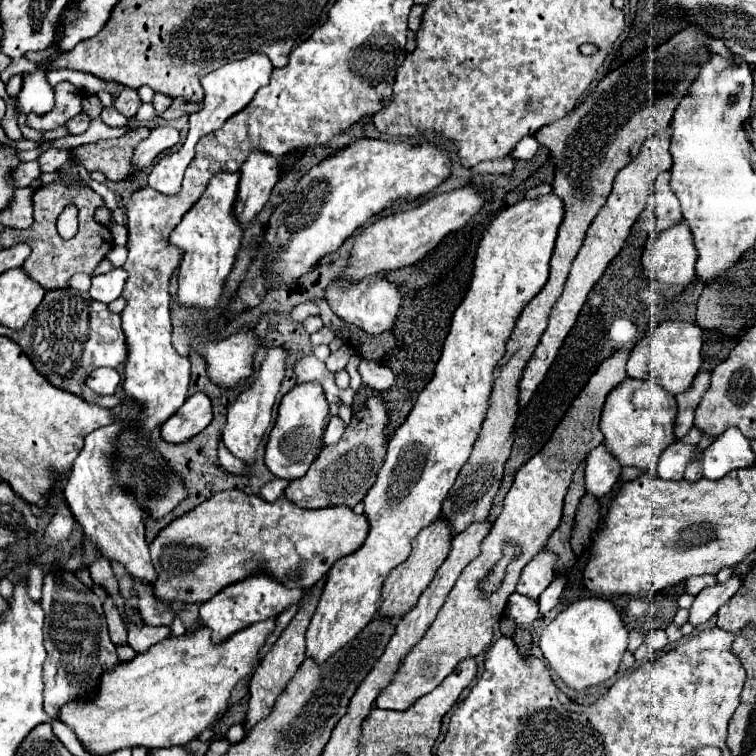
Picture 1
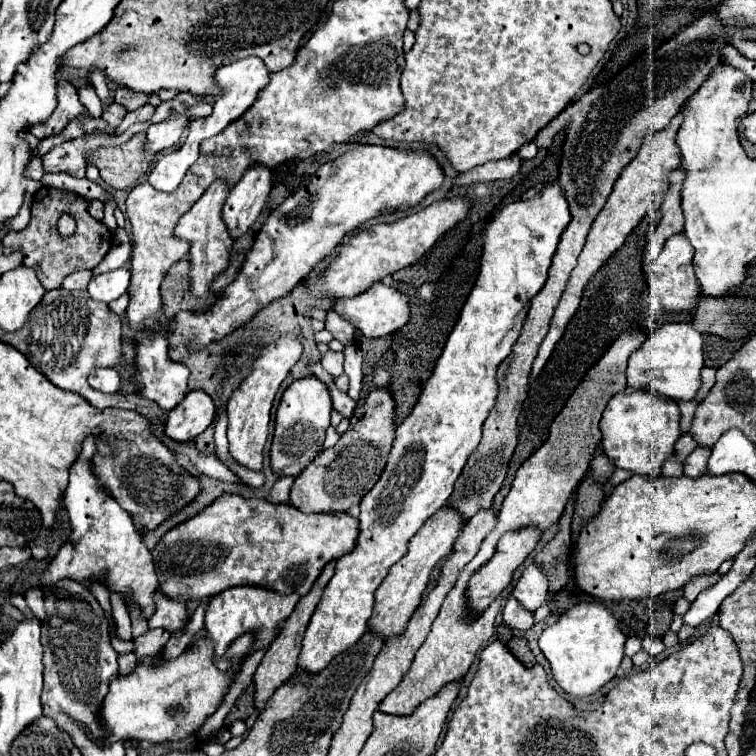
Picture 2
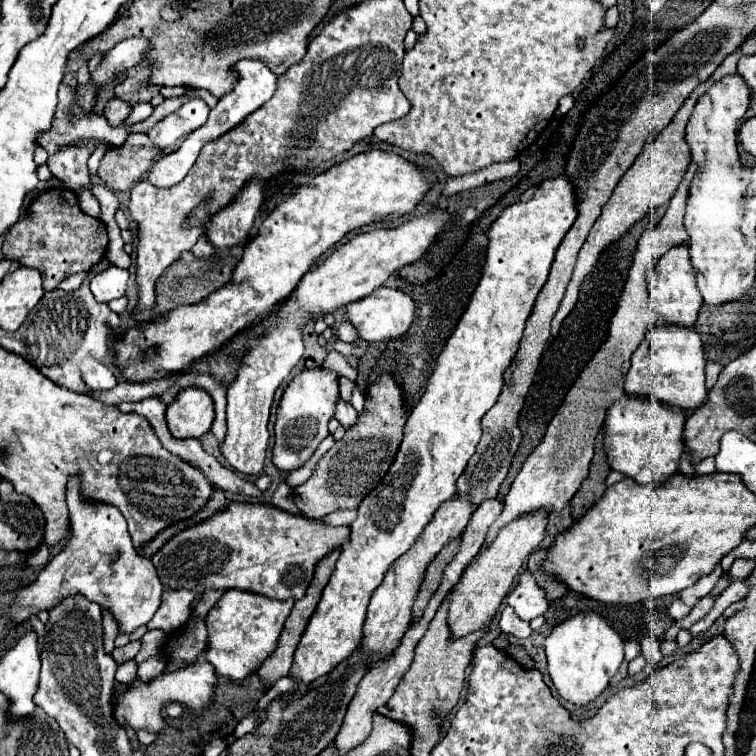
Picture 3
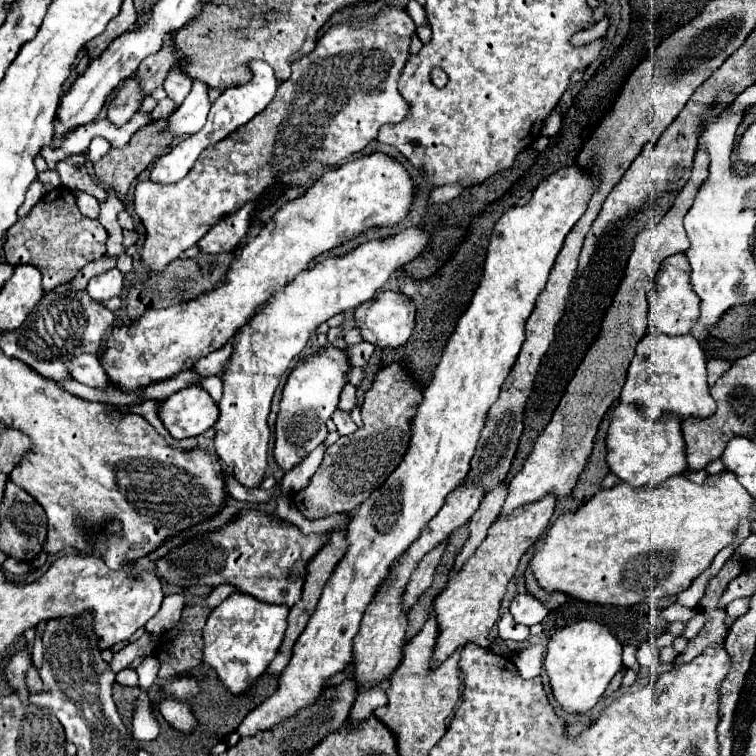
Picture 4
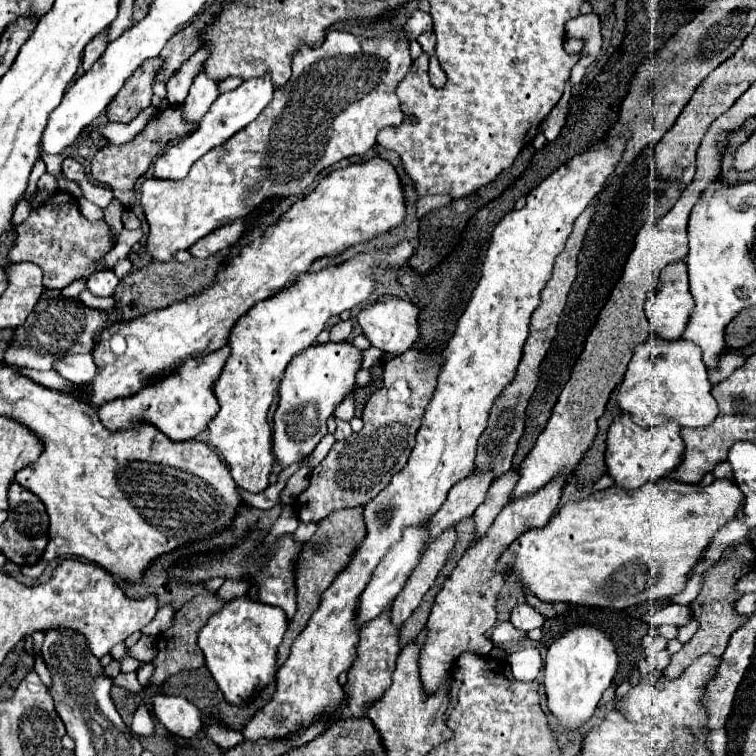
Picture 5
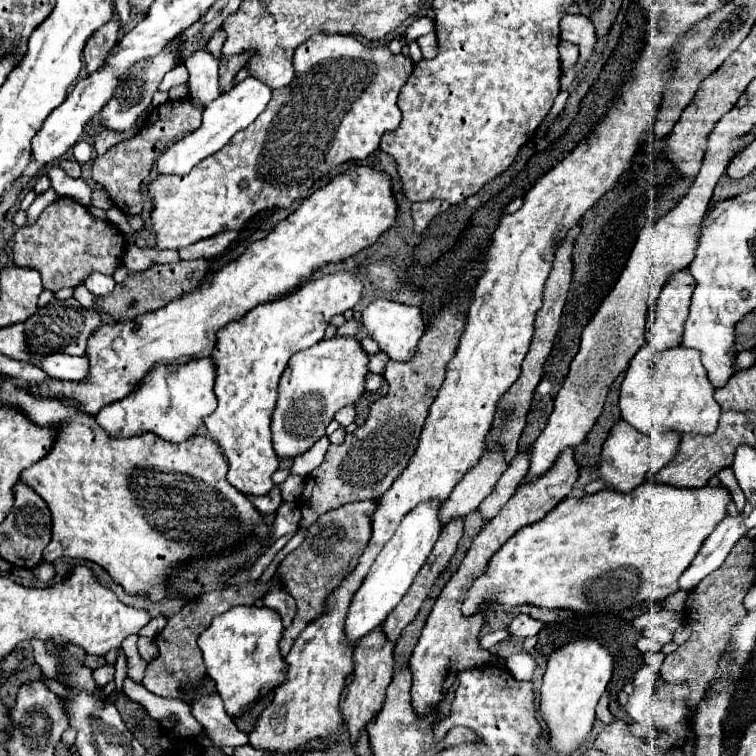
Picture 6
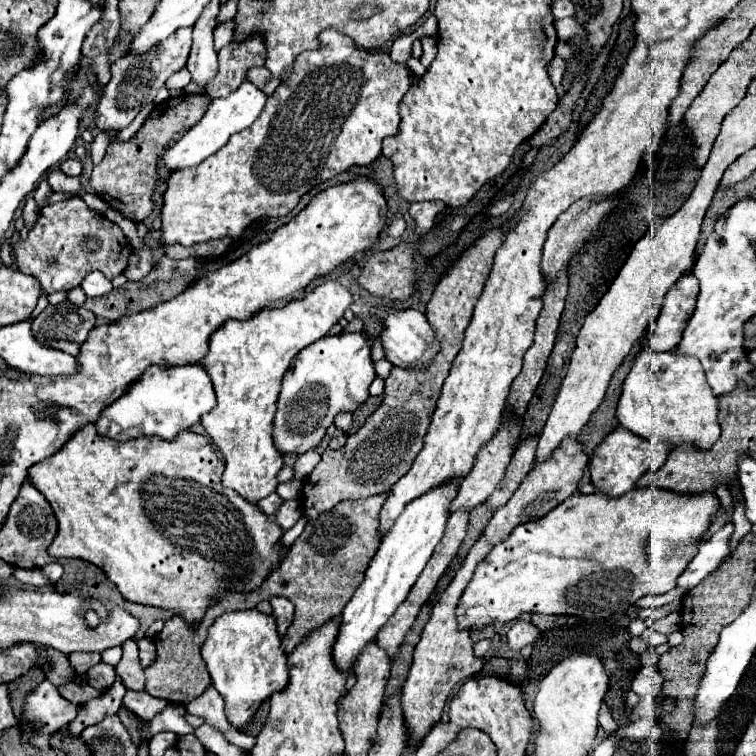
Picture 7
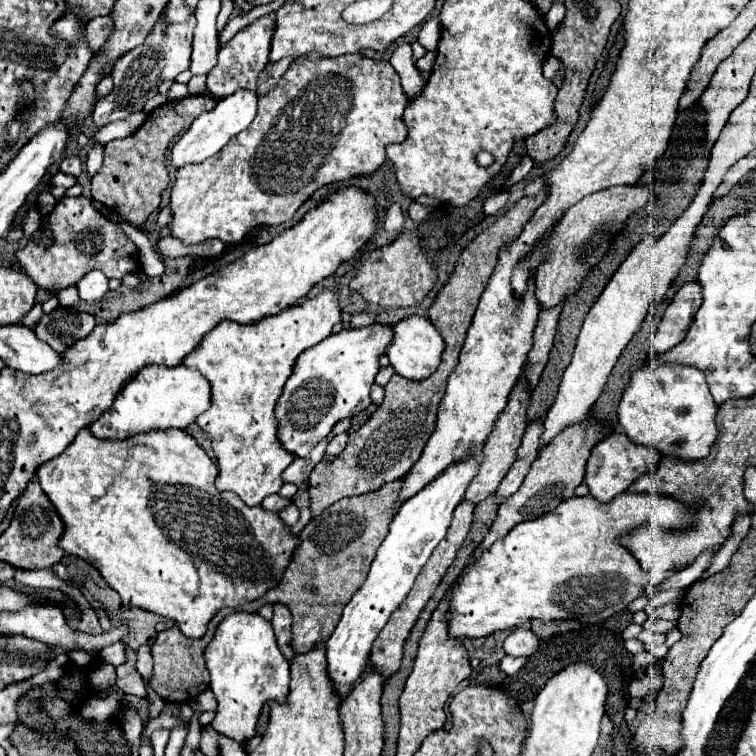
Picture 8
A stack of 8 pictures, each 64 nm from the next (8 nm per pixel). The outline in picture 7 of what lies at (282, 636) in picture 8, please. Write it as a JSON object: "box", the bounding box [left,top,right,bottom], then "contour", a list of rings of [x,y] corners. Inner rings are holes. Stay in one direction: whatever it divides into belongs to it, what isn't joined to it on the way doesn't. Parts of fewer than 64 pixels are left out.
{"box":[270,598,294,638],"contour":[[[270,598],[270,604],[274,608],[272,616],[276,618],[276,628],[278,628],[278,634],[280,638],[286,634],[288,626],[292,624],[292,616],[294,616],[294,606],[288,604],[286,598]]]}

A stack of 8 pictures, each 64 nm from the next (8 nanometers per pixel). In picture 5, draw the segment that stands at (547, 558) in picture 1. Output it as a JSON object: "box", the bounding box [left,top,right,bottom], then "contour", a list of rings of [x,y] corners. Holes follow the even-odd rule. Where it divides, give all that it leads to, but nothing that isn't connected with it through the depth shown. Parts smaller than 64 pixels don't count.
{"box":[510,604,544,632],"contour":[[[520,604],[514,608],[510,622],[514,628],[522,630],[522,632],[530,632],[534,628],[540,628],[544,624],[544,616],[538,614],[534,608],[530,608],[528,604]]]}

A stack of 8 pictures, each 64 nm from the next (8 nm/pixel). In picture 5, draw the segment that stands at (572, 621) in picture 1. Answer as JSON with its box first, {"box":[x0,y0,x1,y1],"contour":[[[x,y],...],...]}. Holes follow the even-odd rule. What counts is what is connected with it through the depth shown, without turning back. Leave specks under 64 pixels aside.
{"box":[544,626,618,730],"contour":[[[578,626],[558,638],[546,654],[544,688],[548,712],[554,714],[564,730],[580,730],[596,710],[604,690],[610,686],[618,668],[618,656],[614,644],[606,634],[592,626]]]}

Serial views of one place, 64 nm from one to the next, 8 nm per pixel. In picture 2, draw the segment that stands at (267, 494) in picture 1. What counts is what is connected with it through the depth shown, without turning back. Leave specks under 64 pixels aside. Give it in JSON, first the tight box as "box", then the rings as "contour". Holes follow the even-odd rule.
{"box":[268,476,294,504],"contour":[[[286,476],[280,478],[274,484],[268,500],[274,502],[274,504],[290,504],[290,488],[292,488],[292,482],[294,482],[294,478],[286,478]]]}

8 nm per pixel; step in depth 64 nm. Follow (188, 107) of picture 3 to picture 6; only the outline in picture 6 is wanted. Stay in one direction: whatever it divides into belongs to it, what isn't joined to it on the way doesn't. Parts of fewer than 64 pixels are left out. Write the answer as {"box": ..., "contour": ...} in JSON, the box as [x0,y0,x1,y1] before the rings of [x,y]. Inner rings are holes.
{"box":[184,44,218,106],"contour":[[[202,44],[184,66],[190,74],[190,100],[194,100],[196,106],[206,106],[218,96],[218,58],[208,52],[206,44]]]}

